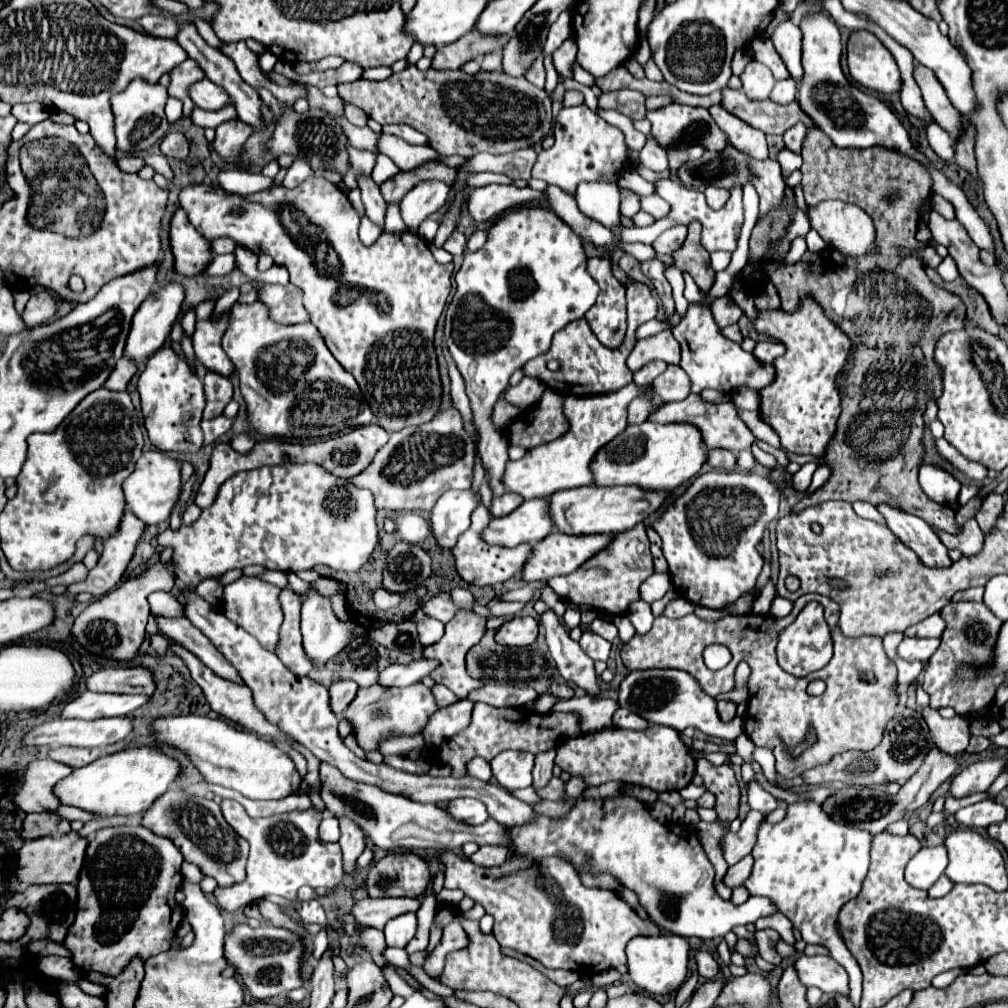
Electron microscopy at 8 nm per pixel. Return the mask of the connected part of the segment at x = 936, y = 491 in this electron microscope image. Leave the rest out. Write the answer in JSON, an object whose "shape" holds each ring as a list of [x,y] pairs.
{"shape":[[[922,465],[920,467],[920,485],[924,493],[940,503],[946,503],[950,507],[958,507],[958,495],[962,489],[962,483],[948,471],[944,471],[938,465]]]}

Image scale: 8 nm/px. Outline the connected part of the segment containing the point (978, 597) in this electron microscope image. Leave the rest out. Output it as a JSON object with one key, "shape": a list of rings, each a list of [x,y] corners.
{"shape":[[[984,587],[966,589],[966,591],[960,591],[960,593],[954,593],[952,601],[982,601],[982,593],[984,593]]]}

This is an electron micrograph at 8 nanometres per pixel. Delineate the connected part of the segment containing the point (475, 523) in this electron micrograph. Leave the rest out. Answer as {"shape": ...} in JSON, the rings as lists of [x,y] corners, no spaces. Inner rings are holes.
{"shape":[[[480,505],[474,513],[472,513],[472,525],[468,531],[464,531],[460,537],[458,537],[458,543],[456,547],[452,549],[454,557],[456,557],[456,569],[460,573],[460,577],[466,581],[466,583],[472,583],[472,585],[478,585],[478,587],[494,587],[498,583],[504,583],[508,581],[510,577],[518,575],[526,563],[526,557],[530,557],[530,551],[532,551],[532,545],[528,543],[522,543],[518,547],[498,547],[498,545],[490,545],[482,539],[482,531],[486,529],[486,523],[490,523],[490,519],[486,517],[486,507]]]}

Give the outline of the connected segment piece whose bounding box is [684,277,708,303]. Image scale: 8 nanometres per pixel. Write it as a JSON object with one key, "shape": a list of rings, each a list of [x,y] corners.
{"shape":[[[688,277],[688,279],[684,279],[684,281],[686,281],[684,297],[686,297],[690,303],[700,303],[702,299],[706,299],[706,295],[708,295],[708,293],[700,291],[700,289],[698,289],[698,285],[692,281],[692,277]]]}

